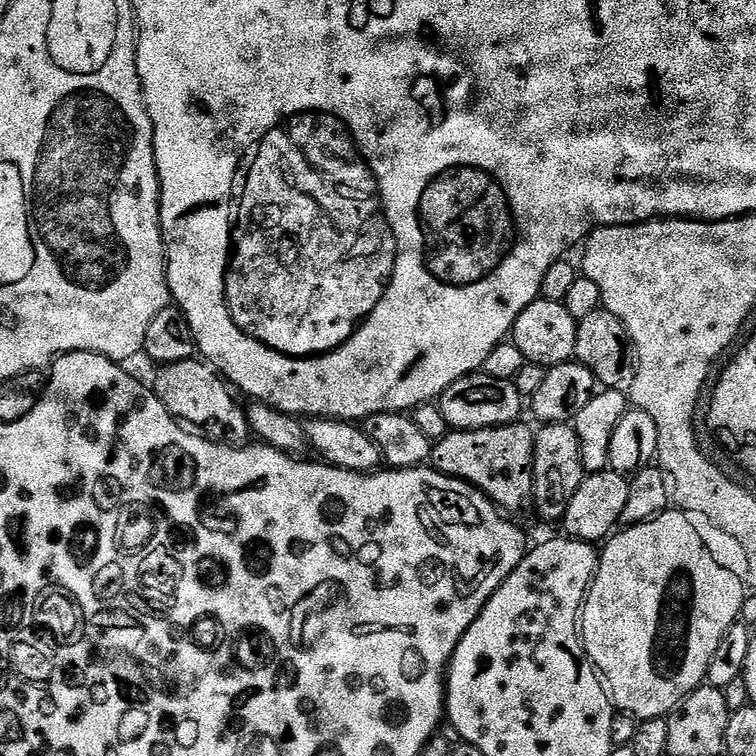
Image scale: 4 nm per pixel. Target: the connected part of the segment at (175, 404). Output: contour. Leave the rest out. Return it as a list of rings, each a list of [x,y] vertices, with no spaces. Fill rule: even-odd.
[[[193,358],[165,364],[155,371],[156,377],[150,380],[150,387],[162,402],[162,406],[166,406],[169,414],[185,425],[199,430],[208,439],[221,444],[244,446],[249,443],[250,429],[245,405],[240,405],[235,400],[237,397],[233,389],[211,364],[203,359]]]

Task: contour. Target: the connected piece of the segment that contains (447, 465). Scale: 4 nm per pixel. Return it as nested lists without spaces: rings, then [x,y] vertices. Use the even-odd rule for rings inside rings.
[[[524,422],[503,424],[497,428],[479,428],[478,430],[449,430],[441,440],[435,441],[430,457],[431,467],[443,476],[454,476],[465,480],[483,492],[497,508],[505,513],[524,512],[533,507],[532,503],[532,455],[536,441],[533,429],[527,428]]]

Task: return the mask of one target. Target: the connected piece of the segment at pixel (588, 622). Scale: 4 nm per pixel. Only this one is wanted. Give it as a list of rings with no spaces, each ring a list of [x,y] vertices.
[[[663,512],[641,524],[621,527],[608,537],[603,548],[598,556],[596,577],[580,614],[584,649],[619,711],[629,712],[637,721],[667,717],[695,688],[705,683],[719,643],[732,624],[741,619],[740,584],[716,567],[683,516]]]

